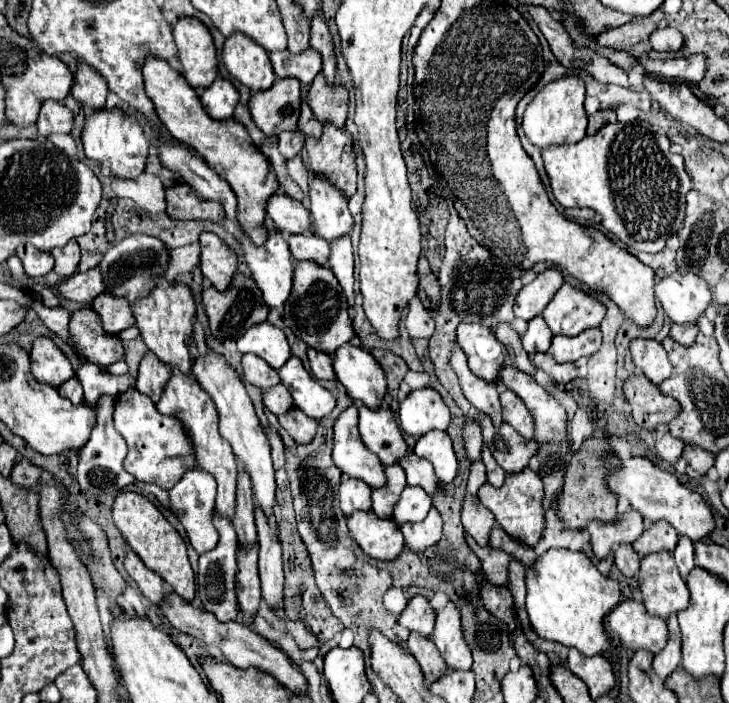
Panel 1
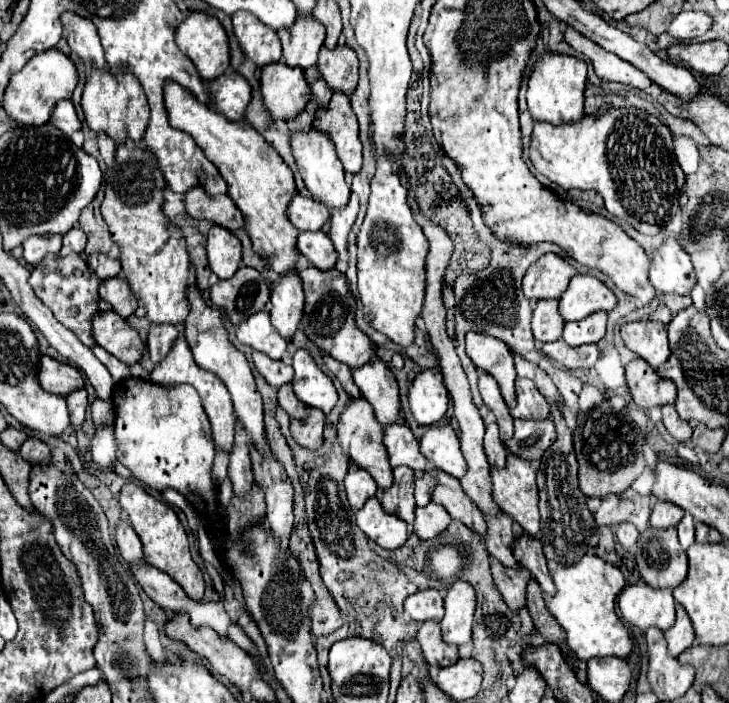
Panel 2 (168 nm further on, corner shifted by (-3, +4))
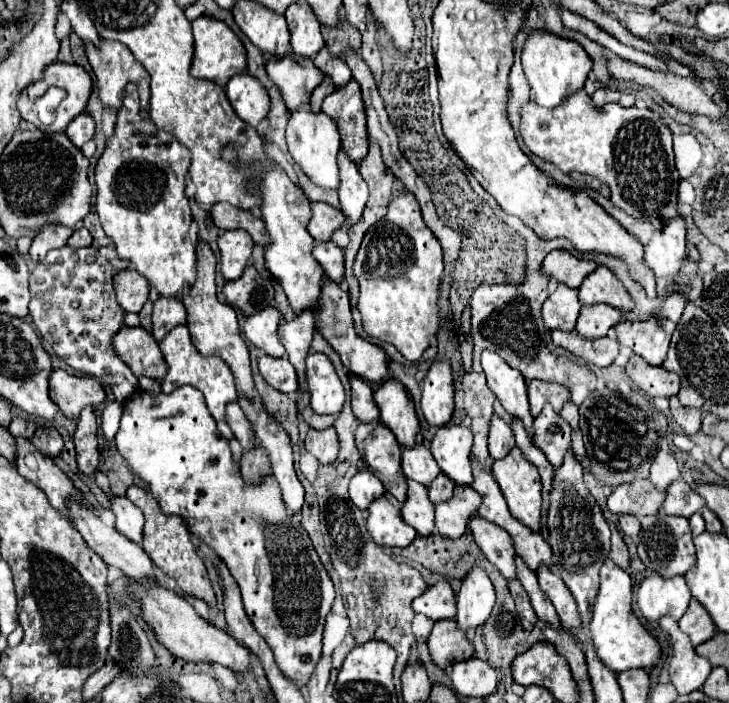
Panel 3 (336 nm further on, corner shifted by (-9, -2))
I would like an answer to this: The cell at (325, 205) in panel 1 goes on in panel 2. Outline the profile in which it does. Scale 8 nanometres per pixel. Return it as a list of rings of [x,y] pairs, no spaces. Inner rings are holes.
[[[310,128],[306,132],[296,130],[296,132],[290,132],[290,148],[292,148],[298,170],[304,178],[310,194],[316,200],[328,204],[330,210],[346,206],[346,200],[350,196],[350,186],[344,180],[344,168],[342,168],[342,162],[338,160],[336,152],[334,152],[334,144],[330,142],[330,136],[326,132],[316,130],[316,128]]]

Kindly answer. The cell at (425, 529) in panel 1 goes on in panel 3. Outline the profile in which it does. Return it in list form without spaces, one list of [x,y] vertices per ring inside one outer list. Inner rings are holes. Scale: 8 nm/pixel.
[[[456,486],[454,496],[436,506],[436,532],[444,538],[460,538],[468,528],[470,516],[476,514],[480,500],[470,486]]]

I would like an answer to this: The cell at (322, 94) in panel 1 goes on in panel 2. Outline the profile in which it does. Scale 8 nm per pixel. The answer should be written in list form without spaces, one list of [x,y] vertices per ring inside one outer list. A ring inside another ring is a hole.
[[[322,46],[318,56],[318,70],[332,90],[352,94],[358,84],[358,58],[350,46],[336,46],[334,50]]]

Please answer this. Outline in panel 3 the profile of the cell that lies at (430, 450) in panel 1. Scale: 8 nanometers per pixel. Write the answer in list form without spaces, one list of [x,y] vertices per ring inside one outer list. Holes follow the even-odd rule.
[[[442,426],[438,428],[434,440],[430,442],[430,452],[438,462],[440,470],[452,478],[454,484],[472,484],[470,452],[472,452],[472,432],[462,426]]]

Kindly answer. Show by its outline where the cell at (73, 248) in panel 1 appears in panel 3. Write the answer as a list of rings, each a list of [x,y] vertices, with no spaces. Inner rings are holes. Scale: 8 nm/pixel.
[[[76,228],[74,234],[68,238],[68,246],[72,248],[86,248],[92,244],[92,234],[86,228]]]

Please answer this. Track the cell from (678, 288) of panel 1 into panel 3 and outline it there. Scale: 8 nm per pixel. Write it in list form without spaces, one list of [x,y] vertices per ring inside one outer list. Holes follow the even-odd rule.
[[[682,218],[670,220],[660,232],[652,236],[652,240],[644,246],[644,260],[648,268],[660,278],[672,280],[686,260],[686,228]]]

